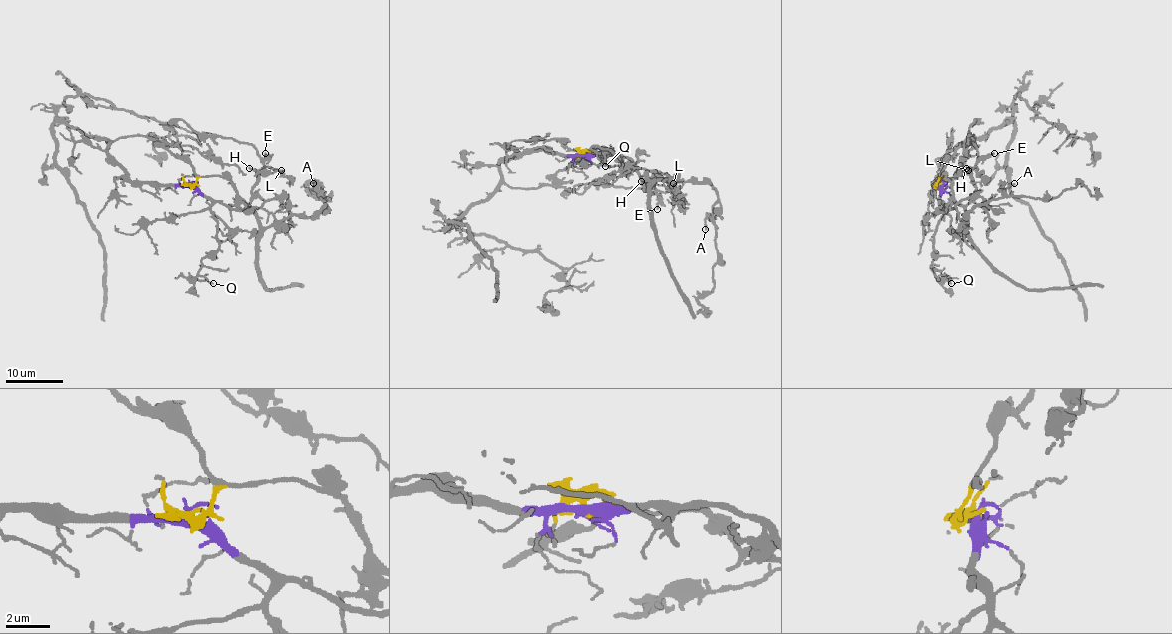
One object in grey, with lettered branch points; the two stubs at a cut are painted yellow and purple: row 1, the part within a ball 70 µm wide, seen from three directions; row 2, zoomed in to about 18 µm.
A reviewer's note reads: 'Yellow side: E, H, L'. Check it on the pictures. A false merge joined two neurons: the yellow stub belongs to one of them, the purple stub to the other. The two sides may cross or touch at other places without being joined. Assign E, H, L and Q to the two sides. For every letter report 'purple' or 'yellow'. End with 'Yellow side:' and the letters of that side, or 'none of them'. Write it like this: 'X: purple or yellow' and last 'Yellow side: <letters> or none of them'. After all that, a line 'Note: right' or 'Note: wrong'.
E: yellow
H: yellow
L: yellow
Q: purple
Yellow side: E, H, L
Note: right

